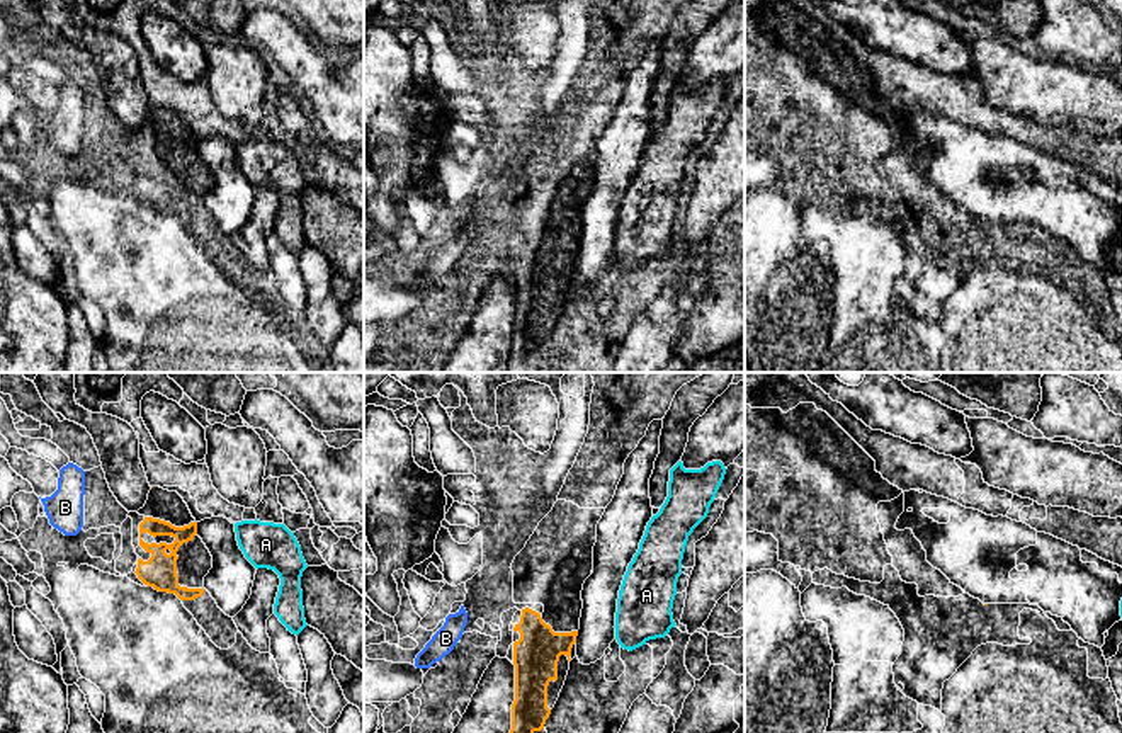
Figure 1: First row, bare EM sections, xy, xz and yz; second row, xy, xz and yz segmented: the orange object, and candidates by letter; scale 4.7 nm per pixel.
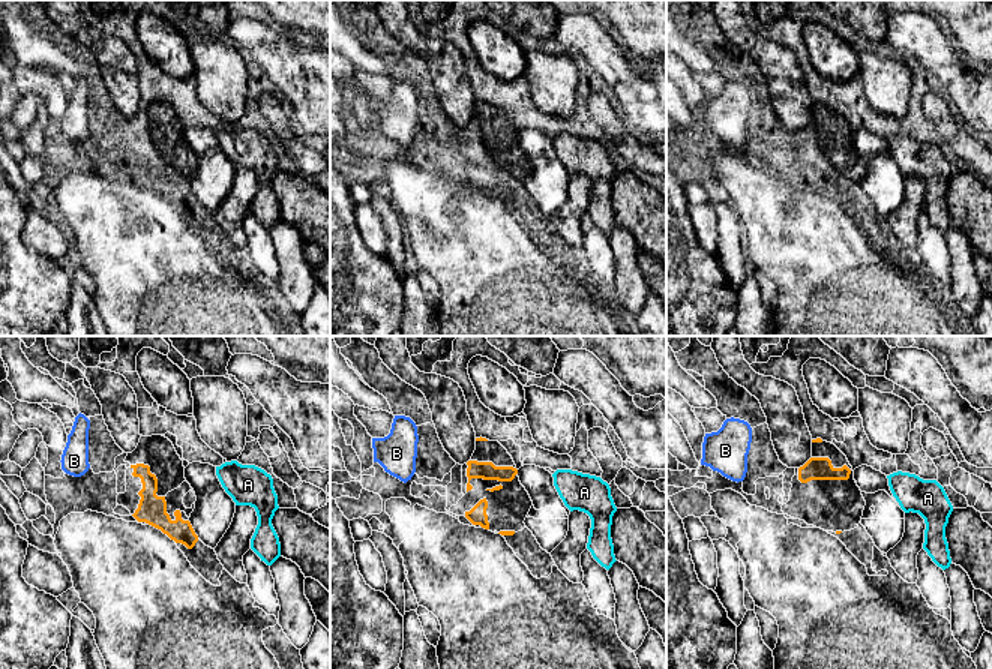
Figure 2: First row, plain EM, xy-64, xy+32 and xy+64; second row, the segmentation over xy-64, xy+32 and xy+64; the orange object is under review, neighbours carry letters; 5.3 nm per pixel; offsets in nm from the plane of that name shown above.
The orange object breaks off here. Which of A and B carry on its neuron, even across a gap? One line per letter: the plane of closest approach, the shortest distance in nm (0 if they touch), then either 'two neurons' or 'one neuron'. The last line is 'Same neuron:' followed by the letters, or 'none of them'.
A: nearest in xz; 180 nm apart; two neurons
B: nearest in xz; 220 nm apart; two neurons
Same neuron: none of them

